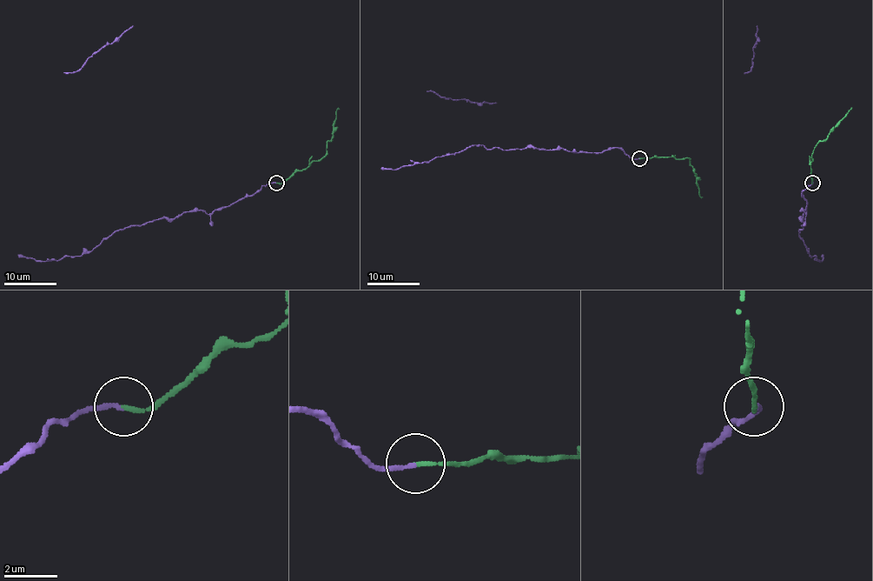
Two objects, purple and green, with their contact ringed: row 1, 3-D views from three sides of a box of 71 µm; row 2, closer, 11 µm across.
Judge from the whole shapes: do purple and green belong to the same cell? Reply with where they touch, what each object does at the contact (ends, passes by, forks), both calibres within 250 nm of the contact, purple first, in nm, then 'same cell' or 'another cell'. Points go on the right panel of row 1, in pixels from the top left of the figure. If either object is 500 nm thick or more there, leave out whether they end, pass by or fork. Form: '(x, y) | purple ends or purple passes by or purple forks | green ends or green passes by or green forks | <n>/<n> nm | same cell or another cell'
(812, 183) | purple ends | green ends | 170/150 nm | another cell

